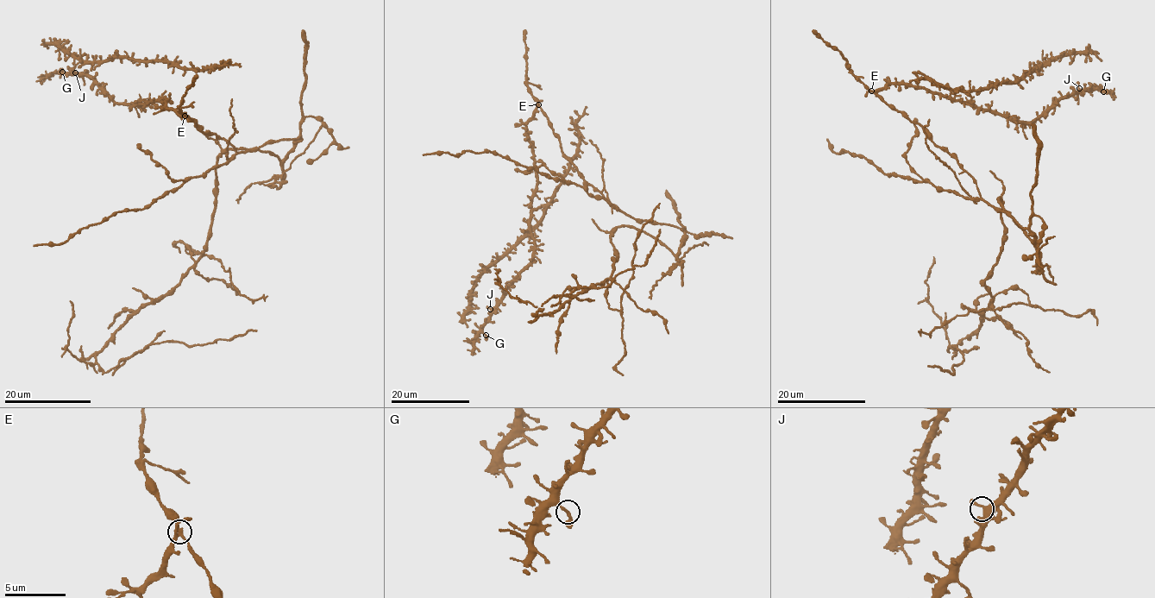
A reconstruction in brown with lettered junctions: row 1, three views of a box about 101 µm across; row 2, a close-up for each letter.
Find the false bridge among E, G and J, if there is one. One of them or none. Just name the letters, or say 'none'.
E

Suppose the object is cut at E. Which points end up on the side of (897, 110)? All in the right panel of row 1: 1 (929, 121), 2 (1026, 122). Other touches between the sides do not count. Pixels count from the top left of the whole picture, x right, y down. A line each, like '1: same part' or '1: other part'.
1: same part
2: other part

